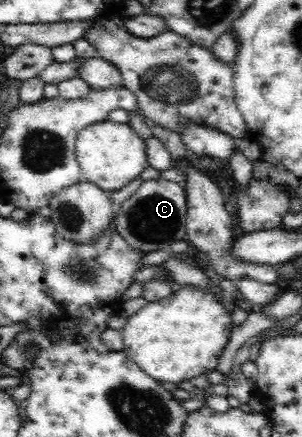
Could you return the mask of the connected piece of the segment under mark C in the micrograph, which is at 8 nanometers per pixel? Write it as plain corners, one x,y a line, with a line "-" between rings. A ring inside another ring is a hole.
162,177
142,182
139,188
119,206
114,214
115,233
123,238
131,249
141,253
153,252
155,250
170,251
170,247
177,241
186,240
186,198
179,183
167,181

